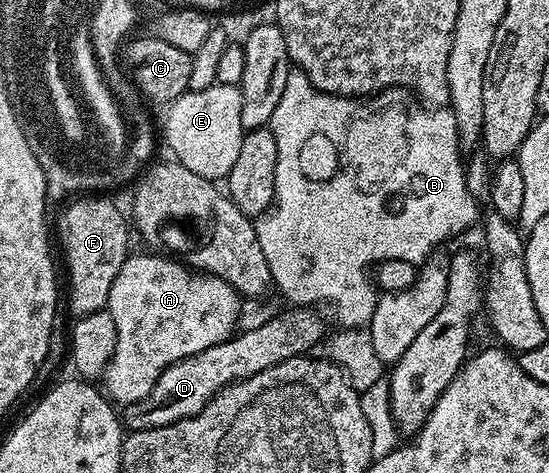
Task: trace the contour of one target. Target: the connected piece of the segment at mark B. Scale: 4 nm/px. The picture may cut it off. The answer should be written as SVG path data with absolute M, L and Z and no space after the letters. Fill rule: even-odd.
M290 69L287 76L287 88L283 88L283 97L279 99L278 106L271 116L267 129L275 136L275 148L277 149L277 159L275 160L275 196L273 197L272 207L265 211L260 218L256 219L255 225L257 235L259 236L259 248L263 248L263 256L267 259L267 268L271 268L271 276L273 277L273 286L280 289L282 294L293 303L292 305L312 305L317 306L325 302L331 304L335 310L335 316L338 322L343 325L344 329L358 329L368 325L374 310L377 307L377 299L379 292L371 279L370 270L374 264L380 264L387 260L407 260L414 264L421 264L430 257L429 254L433 248L440 244L448 234L457 234L464 226L469 226L473 222L473 217L477 214L478 203L467 192L467 184L465 183L465 169L463 165L463 151L460 142L457 141L456 133L451 132L450 118L451 114L445 108L430 108L428 105L420 104L416 106L413 102L408 102L405 98L400 98L397 92L382 92L372 100L366 101L364 104L357 104L354 110L349 110L351 105L350 99L340 97L336 94L322 94L316 90L311 84L309 78L302 70ZM349 148L357 148L357 152L345 154L343 158L339 158L339 168L337 174L343 174L347 178L347 190L345 192L335 192L335 194L327 194L321 186L321 192L307 192L307 198L325 198L325 196L343 196L341 204L303 204L303 190L301 190L301 180L307 176L313 176L311 170L315 170L315 166L311 162L311 156L315 156L317 150L321 150L323 154L331 154L334 156L337 152L349 152Z

